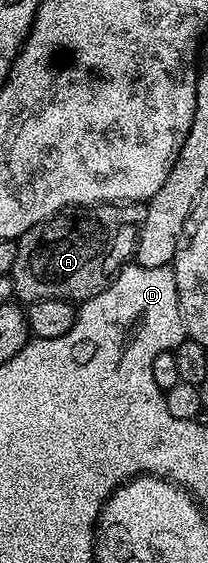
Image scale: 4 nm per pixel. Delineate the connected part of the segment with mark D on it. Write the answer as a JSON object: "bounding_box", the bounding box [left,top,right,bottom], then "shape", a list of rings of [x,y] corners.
{"bounding_box":[83,262,186,354],"shape":[[[130,262],[114,276],[113,280],[90,300],[84,301],[83,308],[97,308],[113,318],[113,324],[121,324],[123,320],[129,320],[129,332],[145,332],[145,348],[153,354],[153,344],[159,346],[159,352],[168,352],[179,347],[186,340],[185,327],[179,314],[179,298],[175,286],[175,274],[172,267],[144,268],[141,264]]]}

